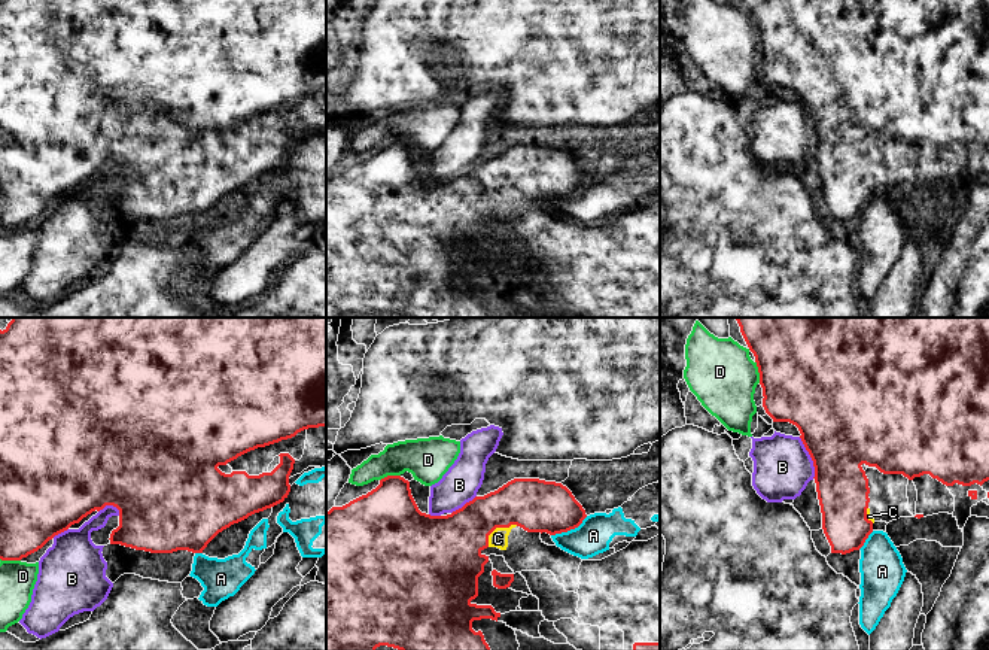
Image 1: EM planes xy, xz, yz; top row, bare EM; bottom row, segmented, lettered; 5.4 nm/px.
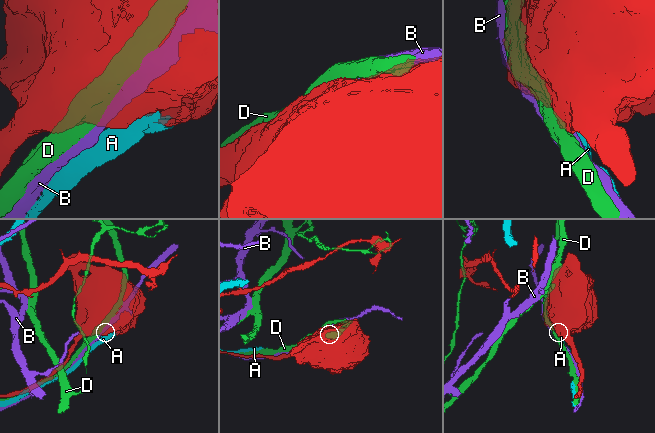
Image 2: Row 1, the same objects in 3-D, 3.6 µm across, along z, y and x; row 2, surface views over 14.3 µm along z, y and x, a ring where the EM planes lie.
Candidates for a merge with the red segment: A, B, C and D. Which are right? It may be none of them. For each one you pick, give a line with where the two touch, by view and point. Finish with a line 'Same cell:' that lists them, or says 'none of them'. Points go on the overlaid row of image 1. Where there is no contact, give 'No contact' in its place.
C: Touches red at xz (498, 527)
Same cell: C

